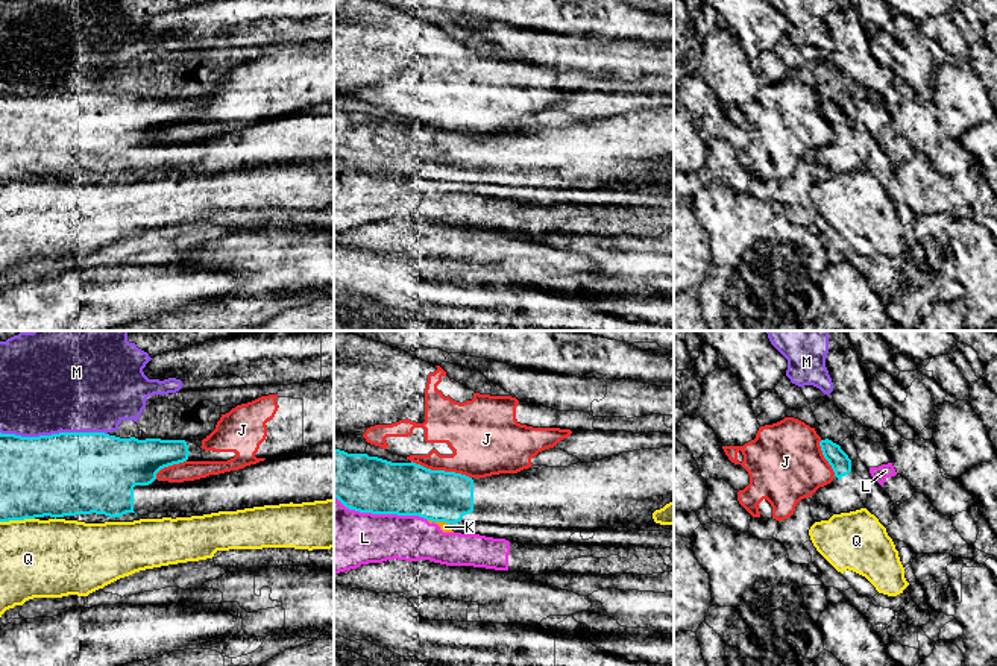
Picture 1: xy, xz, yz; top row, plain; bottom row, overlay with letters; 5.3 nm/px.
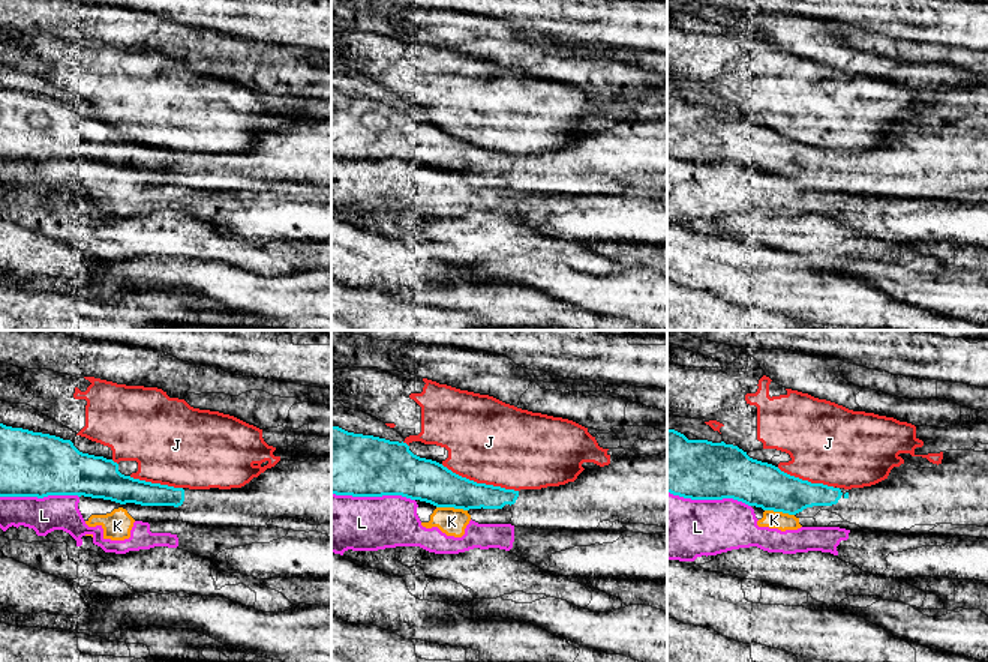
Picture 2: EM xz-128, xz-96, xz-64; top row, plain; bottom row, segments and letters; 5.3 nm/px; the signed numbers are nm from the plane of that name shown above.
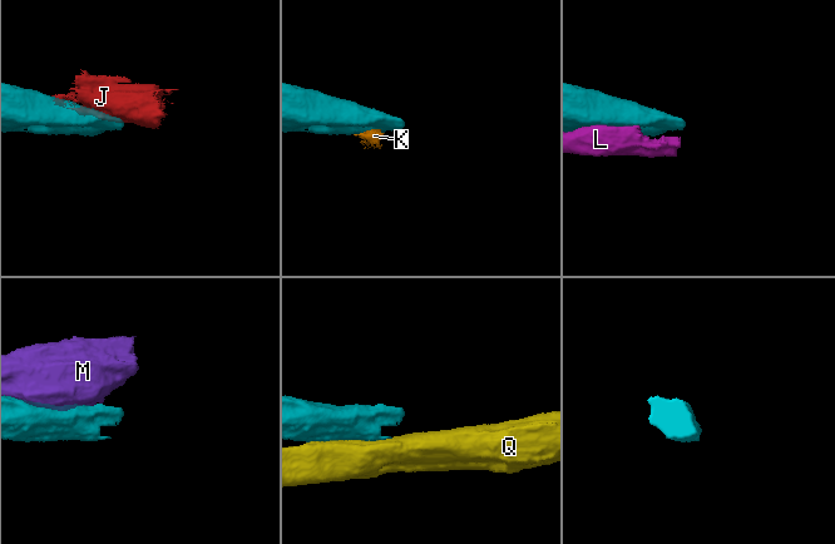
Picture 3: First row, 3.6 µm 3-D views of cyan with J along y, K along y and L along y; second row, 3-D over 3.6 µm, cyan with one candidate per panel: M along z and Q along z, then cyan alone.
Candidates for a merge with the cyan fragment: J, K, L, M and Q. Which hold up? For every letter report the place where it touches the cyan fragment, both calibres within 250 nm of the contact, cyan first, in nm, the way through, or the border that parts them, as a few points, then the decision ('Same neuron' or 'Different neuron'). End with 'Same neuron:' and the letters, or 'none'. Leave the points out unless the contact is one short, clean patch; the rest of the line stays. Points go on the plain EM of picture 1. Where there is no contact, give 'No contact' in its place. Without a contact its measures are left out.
J: Touches cyan at xz (442, 131). Thickness 280 nm (cyan) against 320 nm. Different neuron
K: Touches cyan at xz (439, 181). Thickness 280 nm (cyan) against 50 nm. Boundary: xz (428, 179), (449, 184). Different neuron
L: Touches cyan at xz (381, 173). Thickness 300 nm (cyan) against 320 nm. Different neuron
M: Touches cyan at xy (53, 94). Thickness 440 nm (cyan) against 500 nm. Different neuron
Q: Touches cyan at xy (17, 179). Thickness 400 nm (cyan) against 420 nm. Different neuron
Same neuron: none

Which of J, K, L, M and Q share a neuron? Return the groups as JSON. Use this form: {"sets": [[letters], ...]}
{"sets": [["J"], ["K", "L"], ["M"], ["Q"]]}

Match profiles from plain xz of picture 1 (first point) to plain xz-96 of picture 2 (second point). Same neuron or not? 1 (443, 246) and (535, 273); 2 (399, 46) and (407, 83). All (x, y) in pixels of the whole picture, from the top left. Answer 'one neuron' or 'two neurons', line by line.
1: two neurons
2: one neuron

